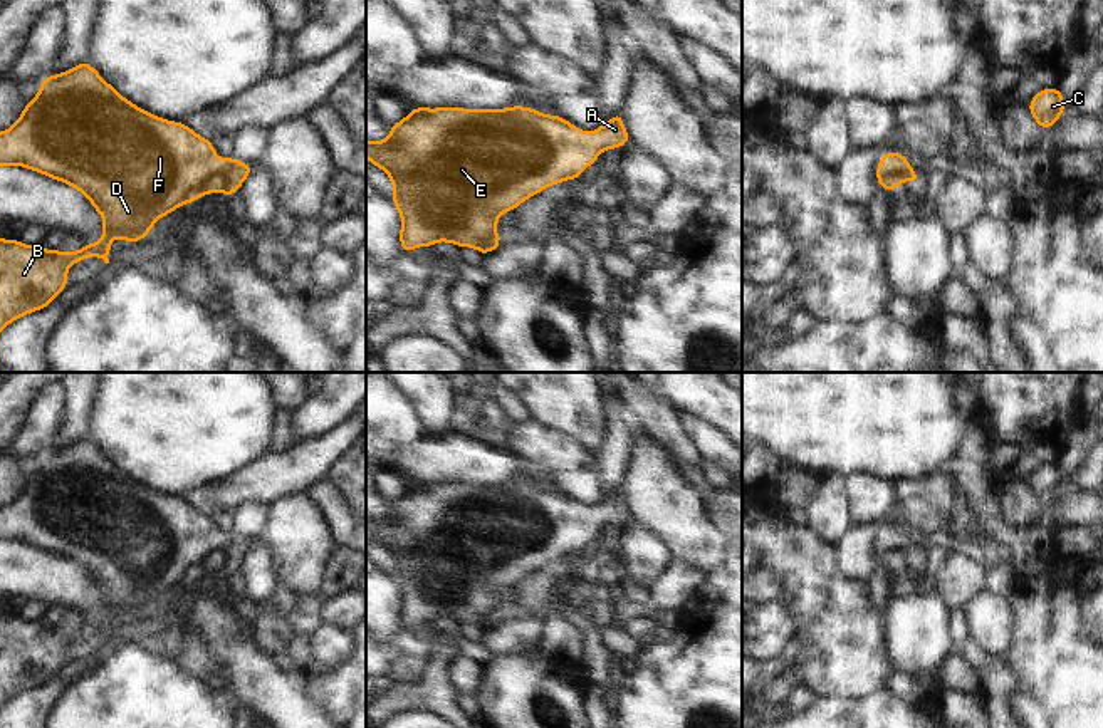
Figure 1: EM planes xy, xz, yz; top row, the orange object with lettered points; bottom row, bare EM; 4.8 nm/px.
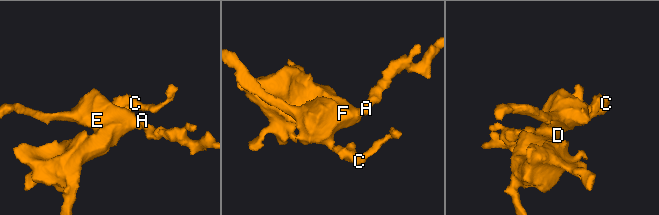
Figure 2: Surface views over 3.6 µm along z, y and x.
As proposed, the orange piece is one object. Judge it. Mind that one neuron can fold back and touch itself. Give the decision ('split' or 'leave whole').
leave whole

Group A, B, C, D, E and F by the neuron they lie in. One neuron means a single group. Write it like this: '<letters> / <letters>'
A B C D E F

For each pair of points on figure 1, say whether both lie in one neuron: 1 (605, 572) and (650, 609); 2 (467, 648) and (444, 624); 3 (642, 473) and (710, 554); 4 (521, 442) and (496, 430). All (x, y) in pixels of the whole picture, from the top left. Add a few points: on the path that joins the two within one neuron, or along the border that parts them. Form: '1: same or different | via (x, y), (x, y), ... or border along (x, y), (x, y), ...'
1: same | via (606, 587), (625, 608), (635, 609)
2: same | via (460, 641), (450, 629)
3: same | via (655, 494), (690, 534)
4: different | border along (514, 425), (501, 447)

